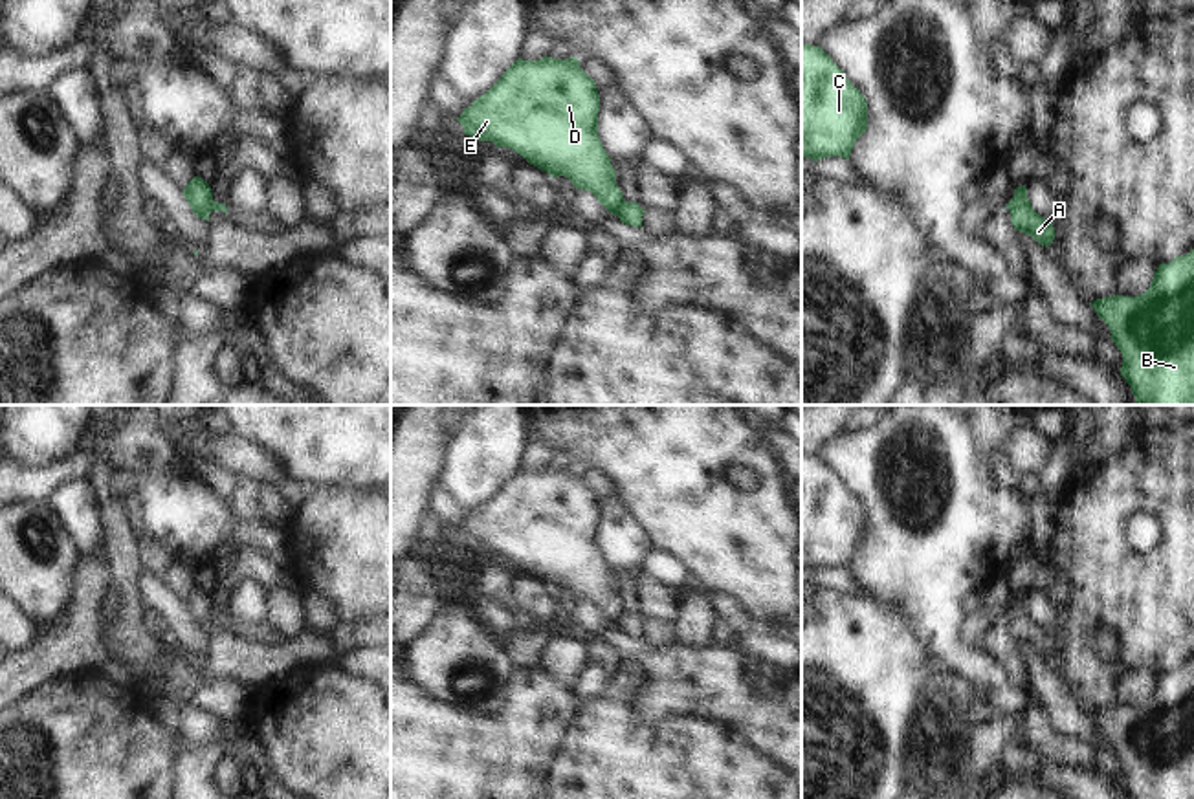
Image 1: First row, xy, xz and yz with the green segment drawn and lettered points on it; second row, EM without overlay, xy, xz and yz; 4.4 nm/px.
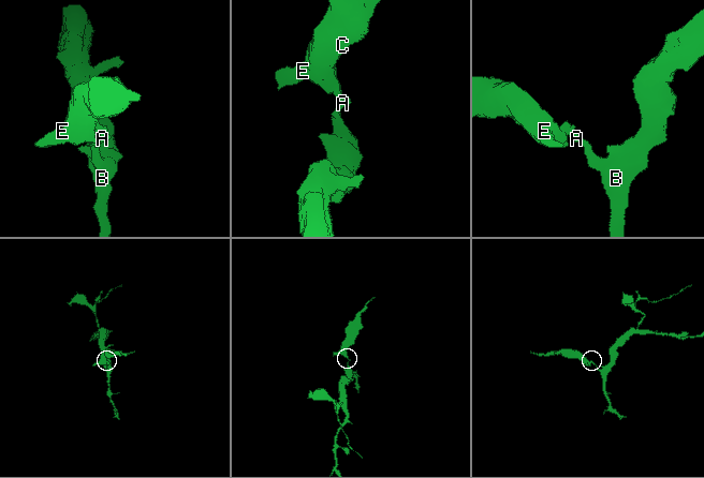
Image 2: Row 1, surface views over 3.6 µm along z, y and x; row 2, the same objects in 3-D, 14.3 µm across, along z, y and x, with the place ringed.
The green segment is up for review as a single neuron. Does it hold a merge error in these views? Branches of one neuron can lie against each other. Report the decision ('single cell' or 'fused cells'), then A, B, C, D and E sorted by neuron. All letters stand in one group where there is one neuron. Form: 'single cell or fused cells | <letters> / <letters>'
fused cells | A B / C D E

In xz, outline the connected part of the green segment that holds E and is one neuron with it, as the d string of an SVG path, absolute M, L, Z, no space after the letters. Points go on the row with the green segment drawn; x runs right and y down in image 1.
M519 57L457 121L466 136L512 148L550 178L569 178L614 214L624 194L598 137L598 110L596 82L576 57Z

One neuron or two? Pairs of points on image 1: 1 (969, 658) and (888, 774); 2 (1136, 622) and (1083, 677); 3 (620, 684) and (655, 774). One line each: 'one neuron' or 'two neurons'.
1: two neurons
2: one neuron
3: one neuron

